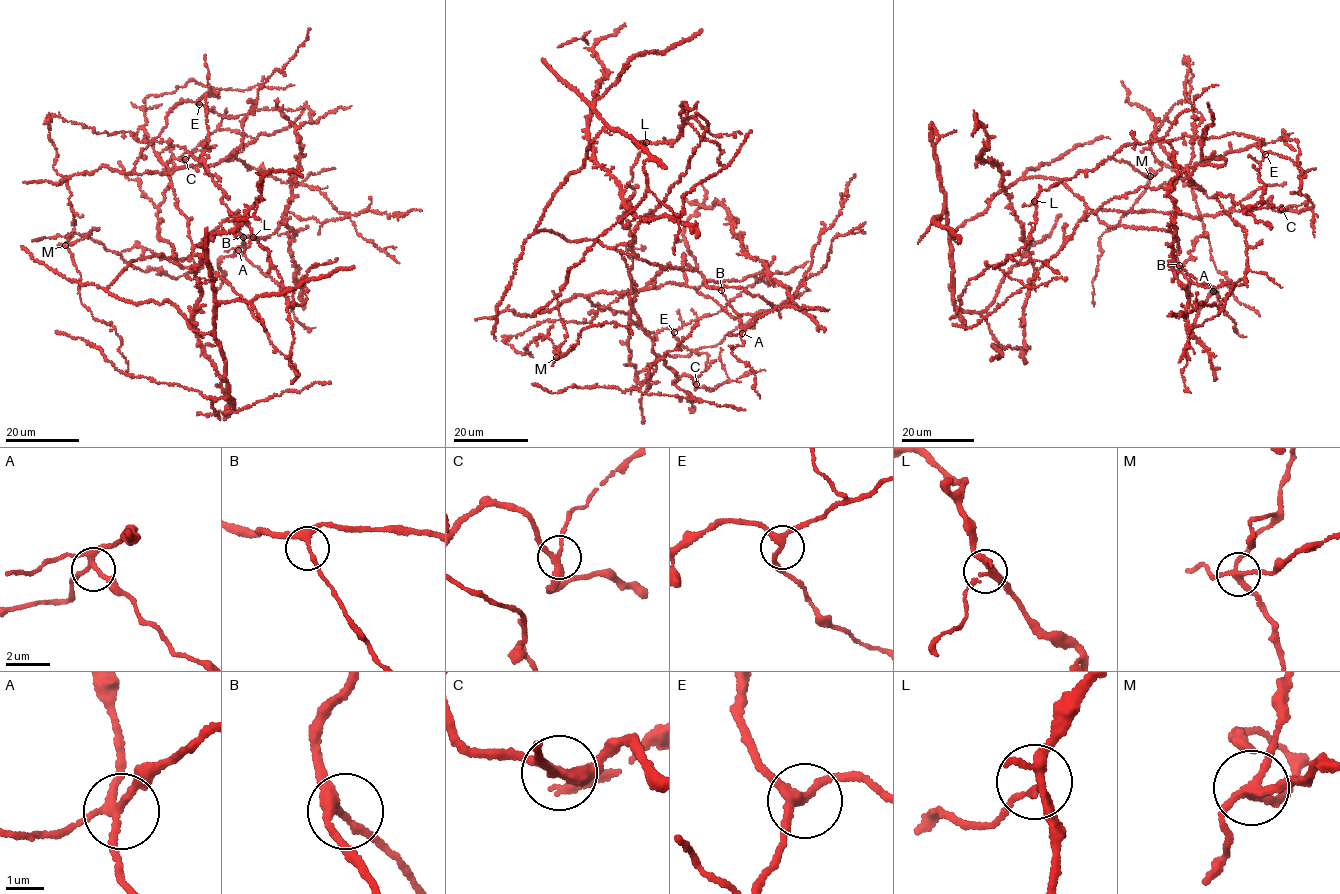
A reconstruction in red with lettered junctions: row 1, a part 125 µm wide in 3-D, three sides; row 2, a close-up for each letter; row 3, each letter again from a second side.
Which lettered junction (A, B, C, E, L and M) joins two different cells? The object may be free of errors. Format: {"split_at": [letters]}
{"split_at": ["M"]}

